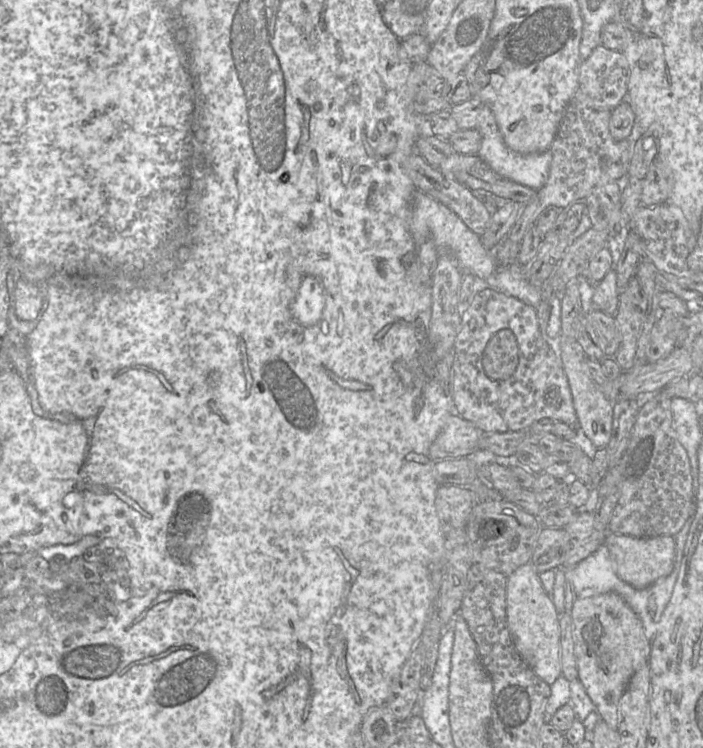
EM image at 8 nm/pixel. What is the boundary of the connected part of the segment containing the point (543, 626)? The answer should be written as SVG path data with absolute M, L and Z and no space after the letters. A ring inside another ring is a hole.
M530 562L508 576L506 612L508 629L517 652L539 678L548 685L553 684L561 675L560 616Z

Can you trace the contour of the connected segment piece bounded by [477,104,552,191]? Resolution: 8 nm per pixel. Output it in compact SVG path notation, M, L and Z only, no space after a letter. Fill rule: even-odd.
M483 104L480 110L477 130L481 134L481 145L477 155L498 175L538 191L541 189L549 175L552 160L551 149L530 154L520 154L509 149L502 138L491 109Z

